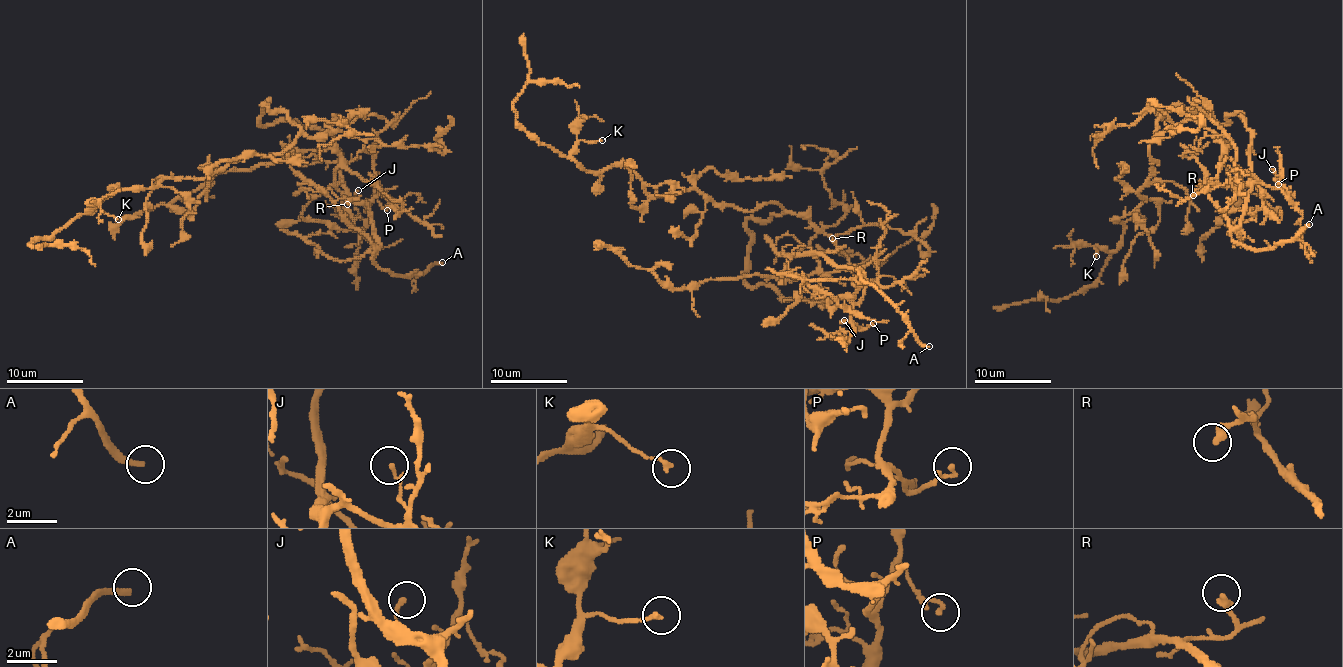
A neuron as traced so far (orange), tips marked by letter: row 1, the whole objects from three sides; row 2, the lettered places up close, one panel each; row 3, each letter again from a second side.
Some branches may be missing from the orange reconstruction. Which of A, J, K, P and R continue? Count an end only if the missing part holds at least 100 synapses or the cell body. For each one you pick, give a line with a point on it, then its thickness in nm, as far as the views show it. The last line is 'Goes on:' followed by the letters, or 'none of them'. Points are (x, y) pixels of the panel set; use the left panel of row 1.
A: (442, 262) | 240 nm
Goes on: A

